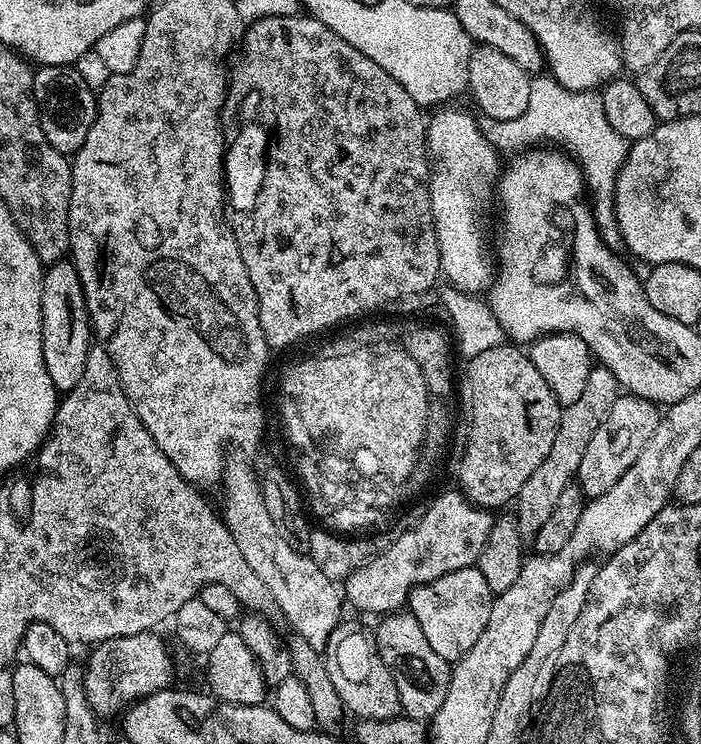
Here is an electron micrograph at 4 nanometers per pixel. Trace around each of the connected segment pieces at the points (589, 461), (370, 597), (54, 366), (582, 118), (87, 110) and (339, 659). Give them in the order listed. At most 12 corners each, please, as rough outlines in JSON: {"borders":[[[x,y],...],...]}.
{"borders":[[[617,395],[594,430],[575,483],[585,497],[634,466],[661,413]],[[459,490],[342,581],[360,612],[403,609],[415,588],[473,567],[489,509]],[[47,265],[42,358],[57,393],[74,390],[94,333],[78,270]],[[550,74],[530,84],[524,114],[493,120],[500,152],[543,144],[575,158],[595,222],[616,220],[615,182],[630,142],[597,91]],[[74,66],[32,73],[42,134],[74,154],[96,117],[97,93]],[[332,631],[324,656],[345,709],[362,720],[401,715],[376,637]]]}

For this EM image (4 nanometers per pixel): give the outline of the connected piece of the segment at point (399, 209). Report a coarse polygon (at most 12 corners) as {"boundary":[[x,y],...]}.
{"boundary":[[307,14],[245,27],[226,219],[269,349],[441,269],[428,130]]}

